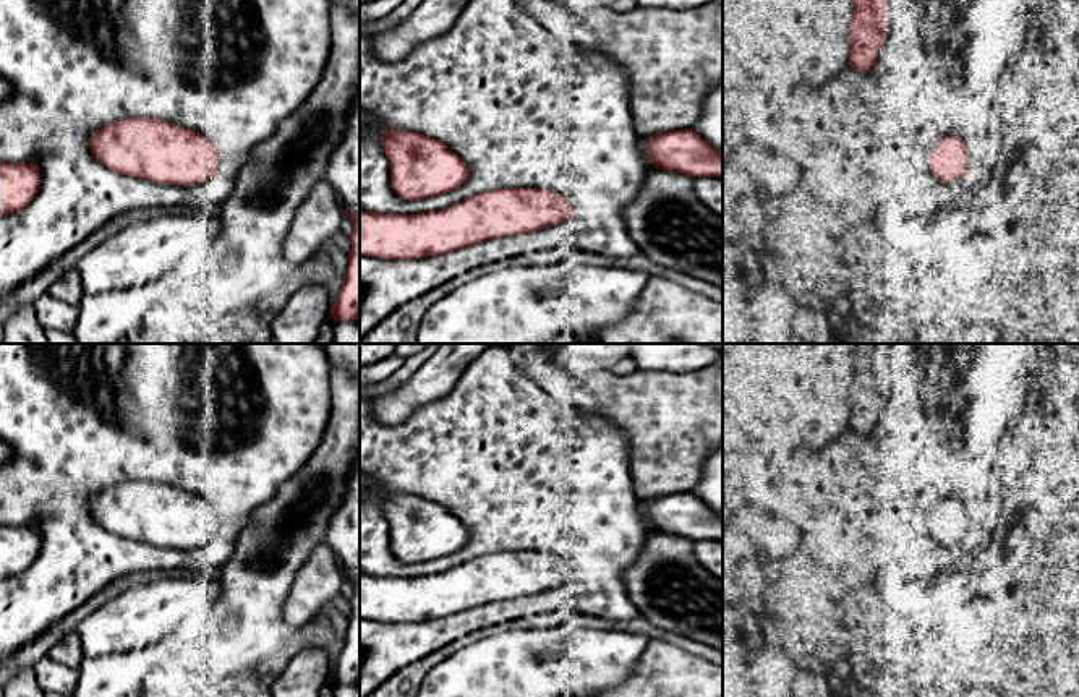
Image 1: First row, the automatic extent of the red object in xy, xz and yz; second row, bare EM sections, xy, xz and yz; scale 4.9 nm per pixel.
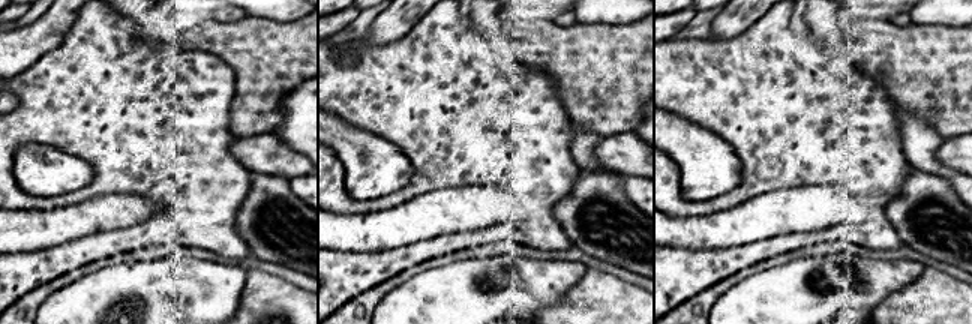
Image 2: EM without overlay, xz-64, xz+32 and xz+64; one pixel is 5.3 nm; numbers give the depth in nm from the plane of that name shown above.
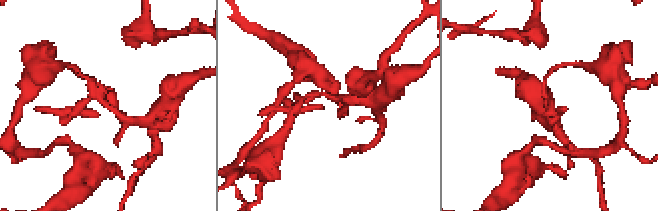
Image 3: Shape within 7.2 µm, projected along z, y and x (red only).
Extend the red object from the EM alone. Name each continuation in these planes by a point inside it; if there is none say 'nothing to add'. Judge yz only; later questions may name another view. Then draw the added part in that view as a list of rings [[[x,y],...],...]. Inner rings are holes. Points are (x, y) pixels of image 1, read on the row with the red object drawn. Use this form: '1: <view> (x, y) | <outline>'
nothing to add

